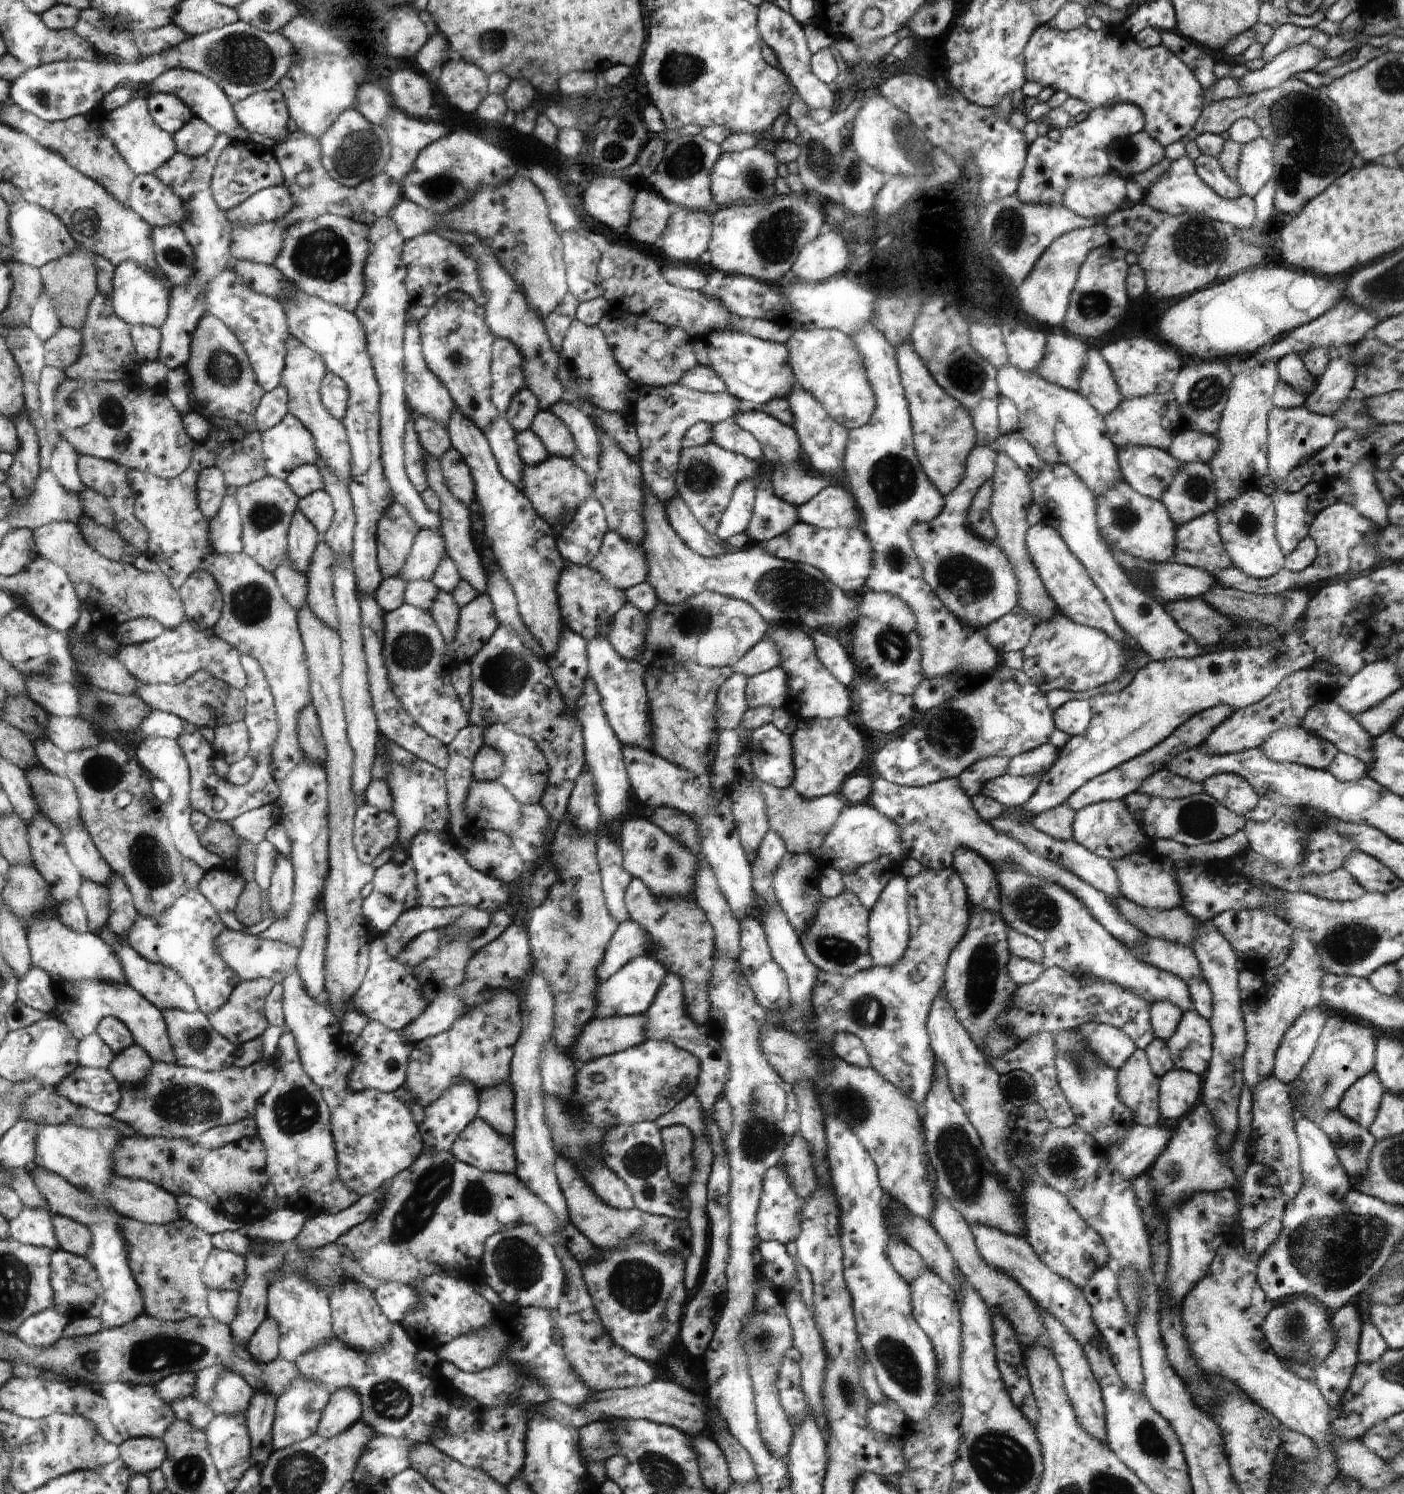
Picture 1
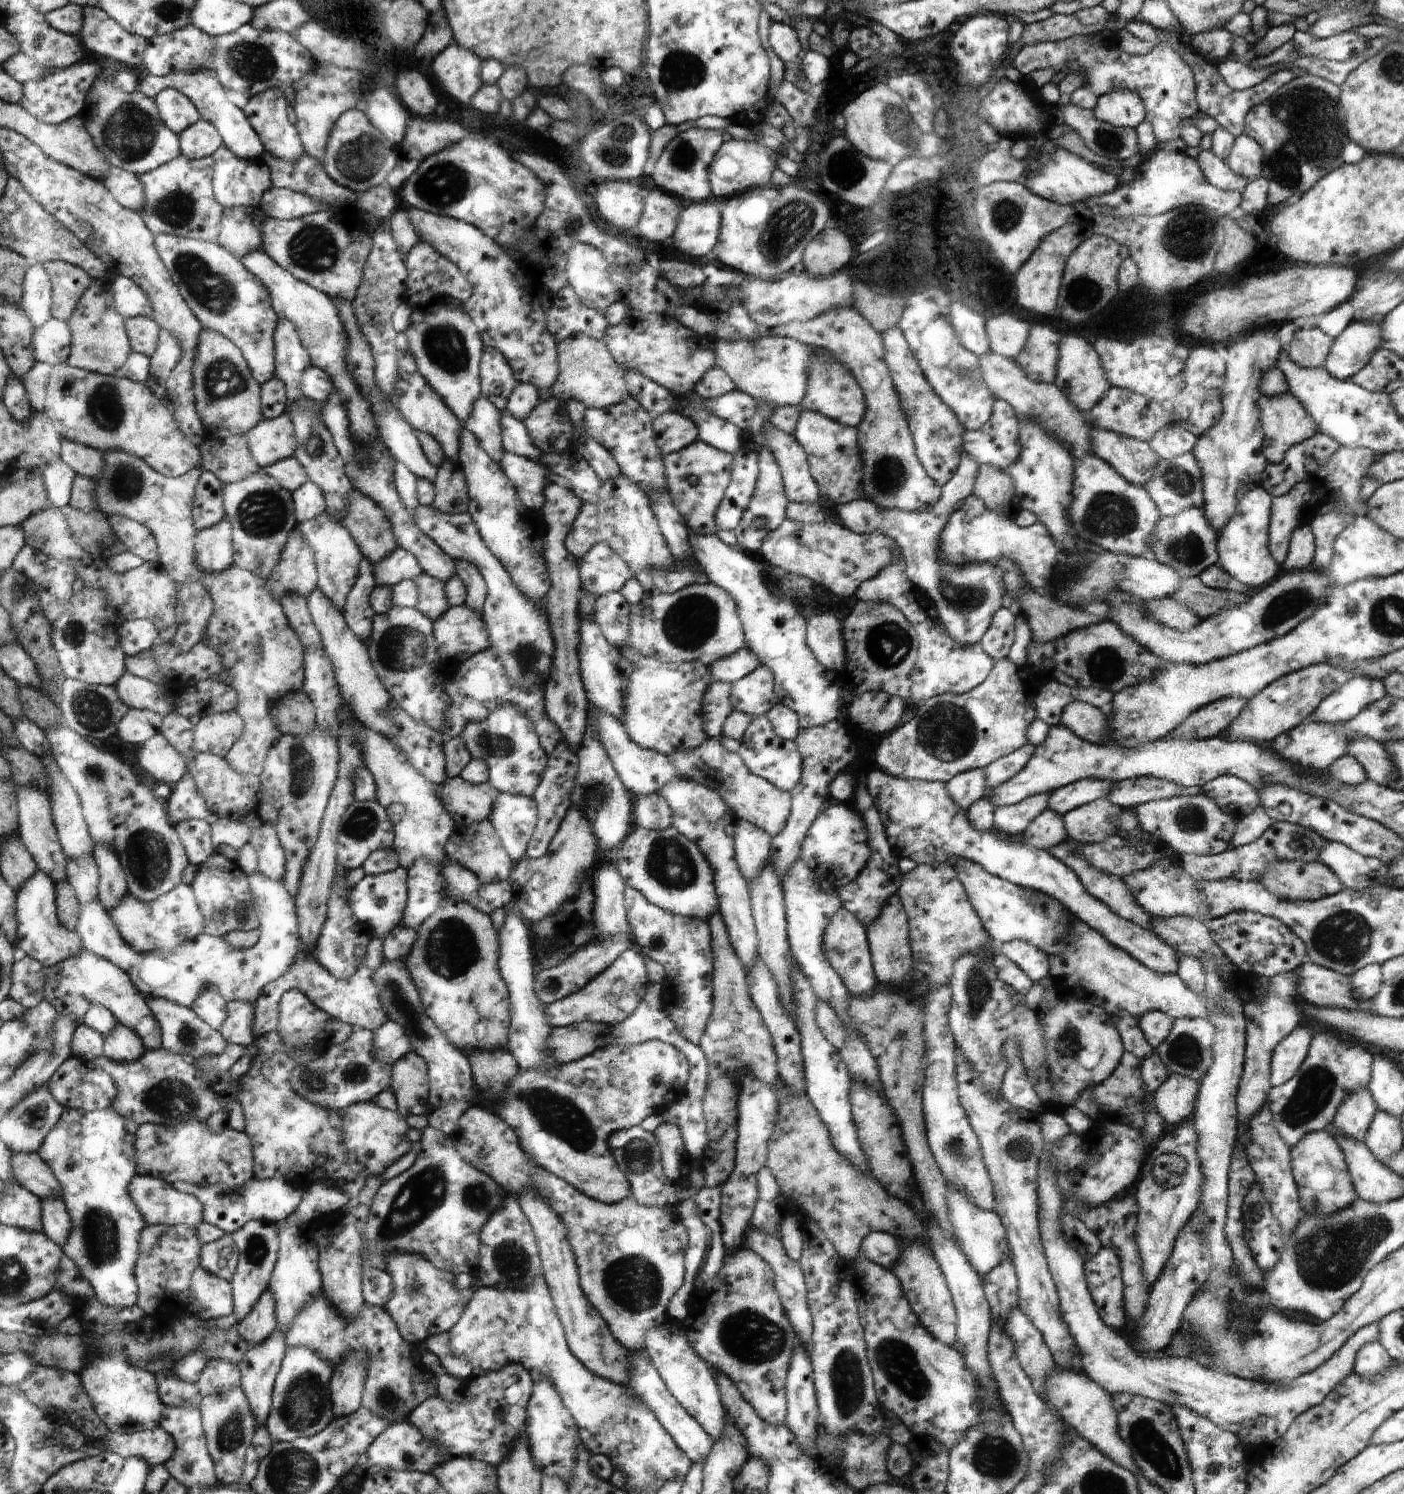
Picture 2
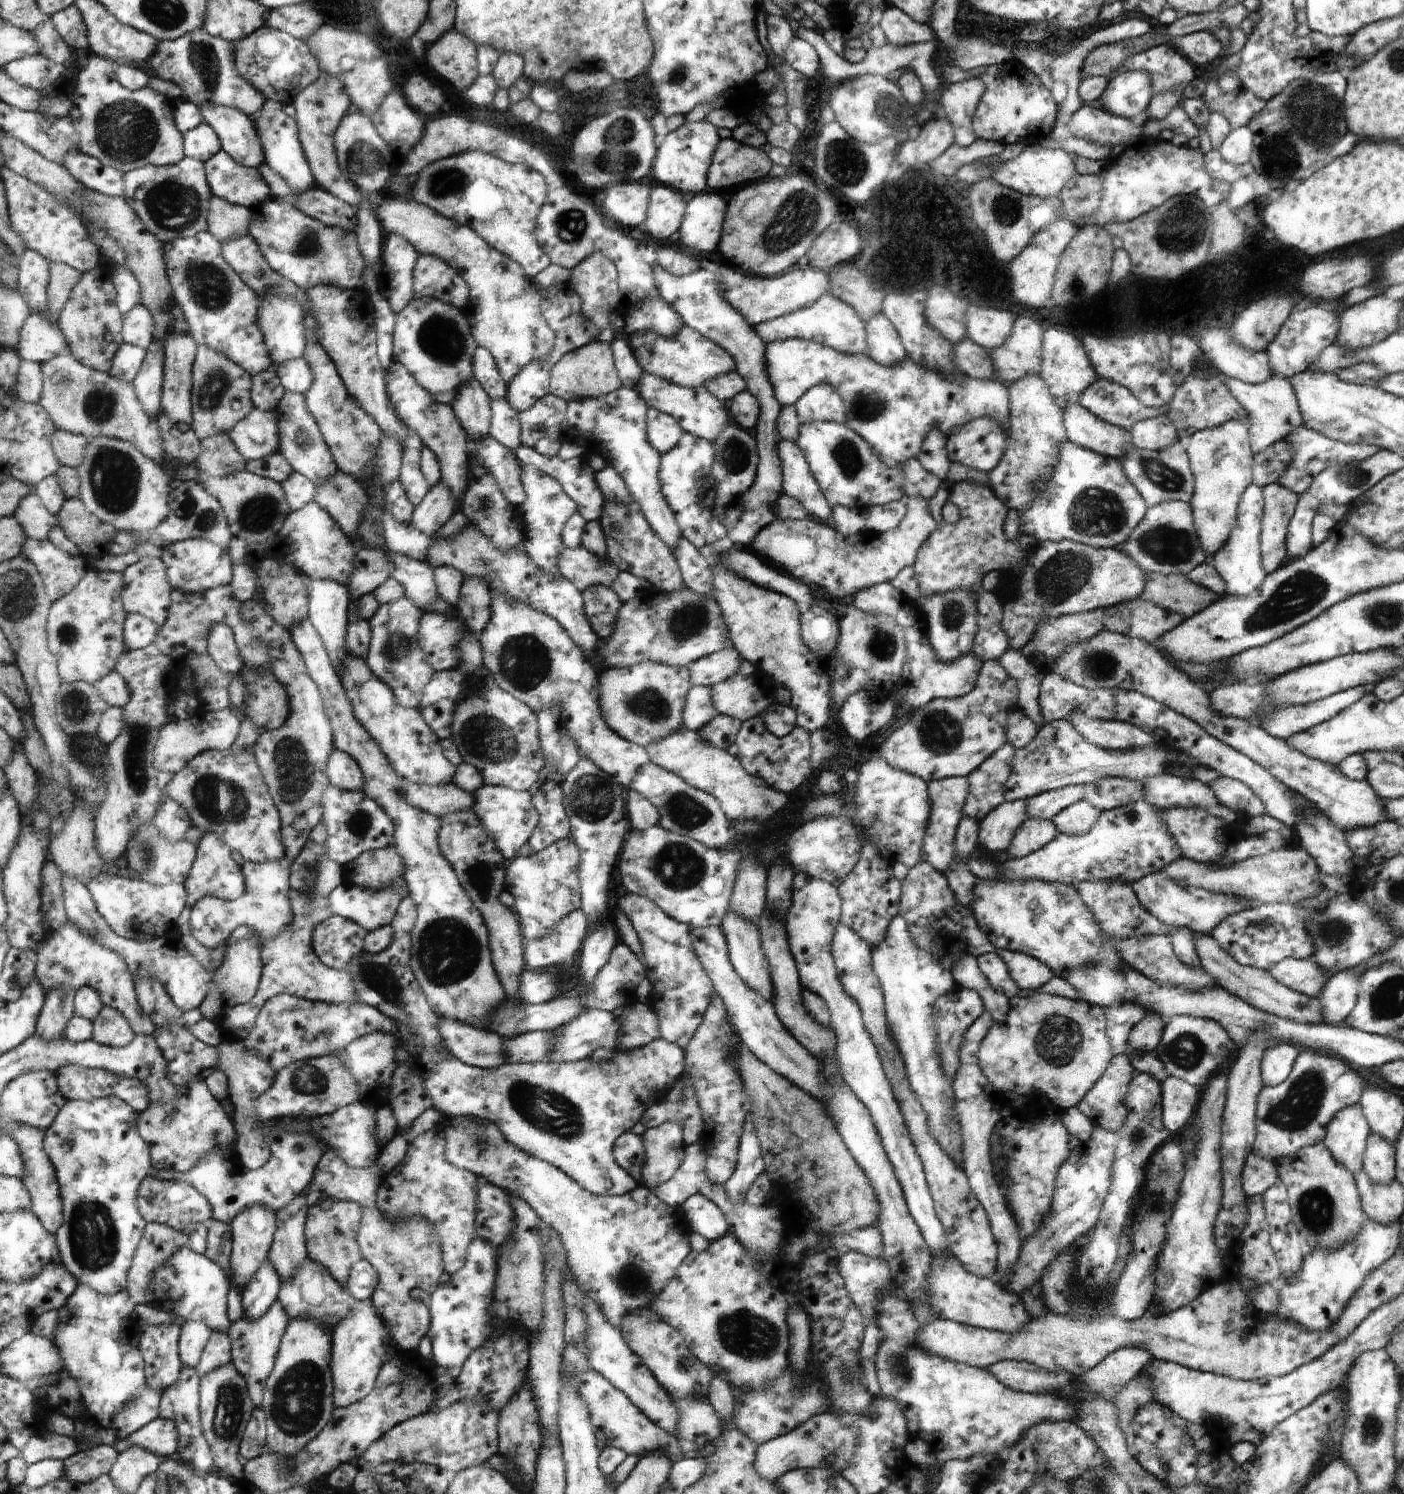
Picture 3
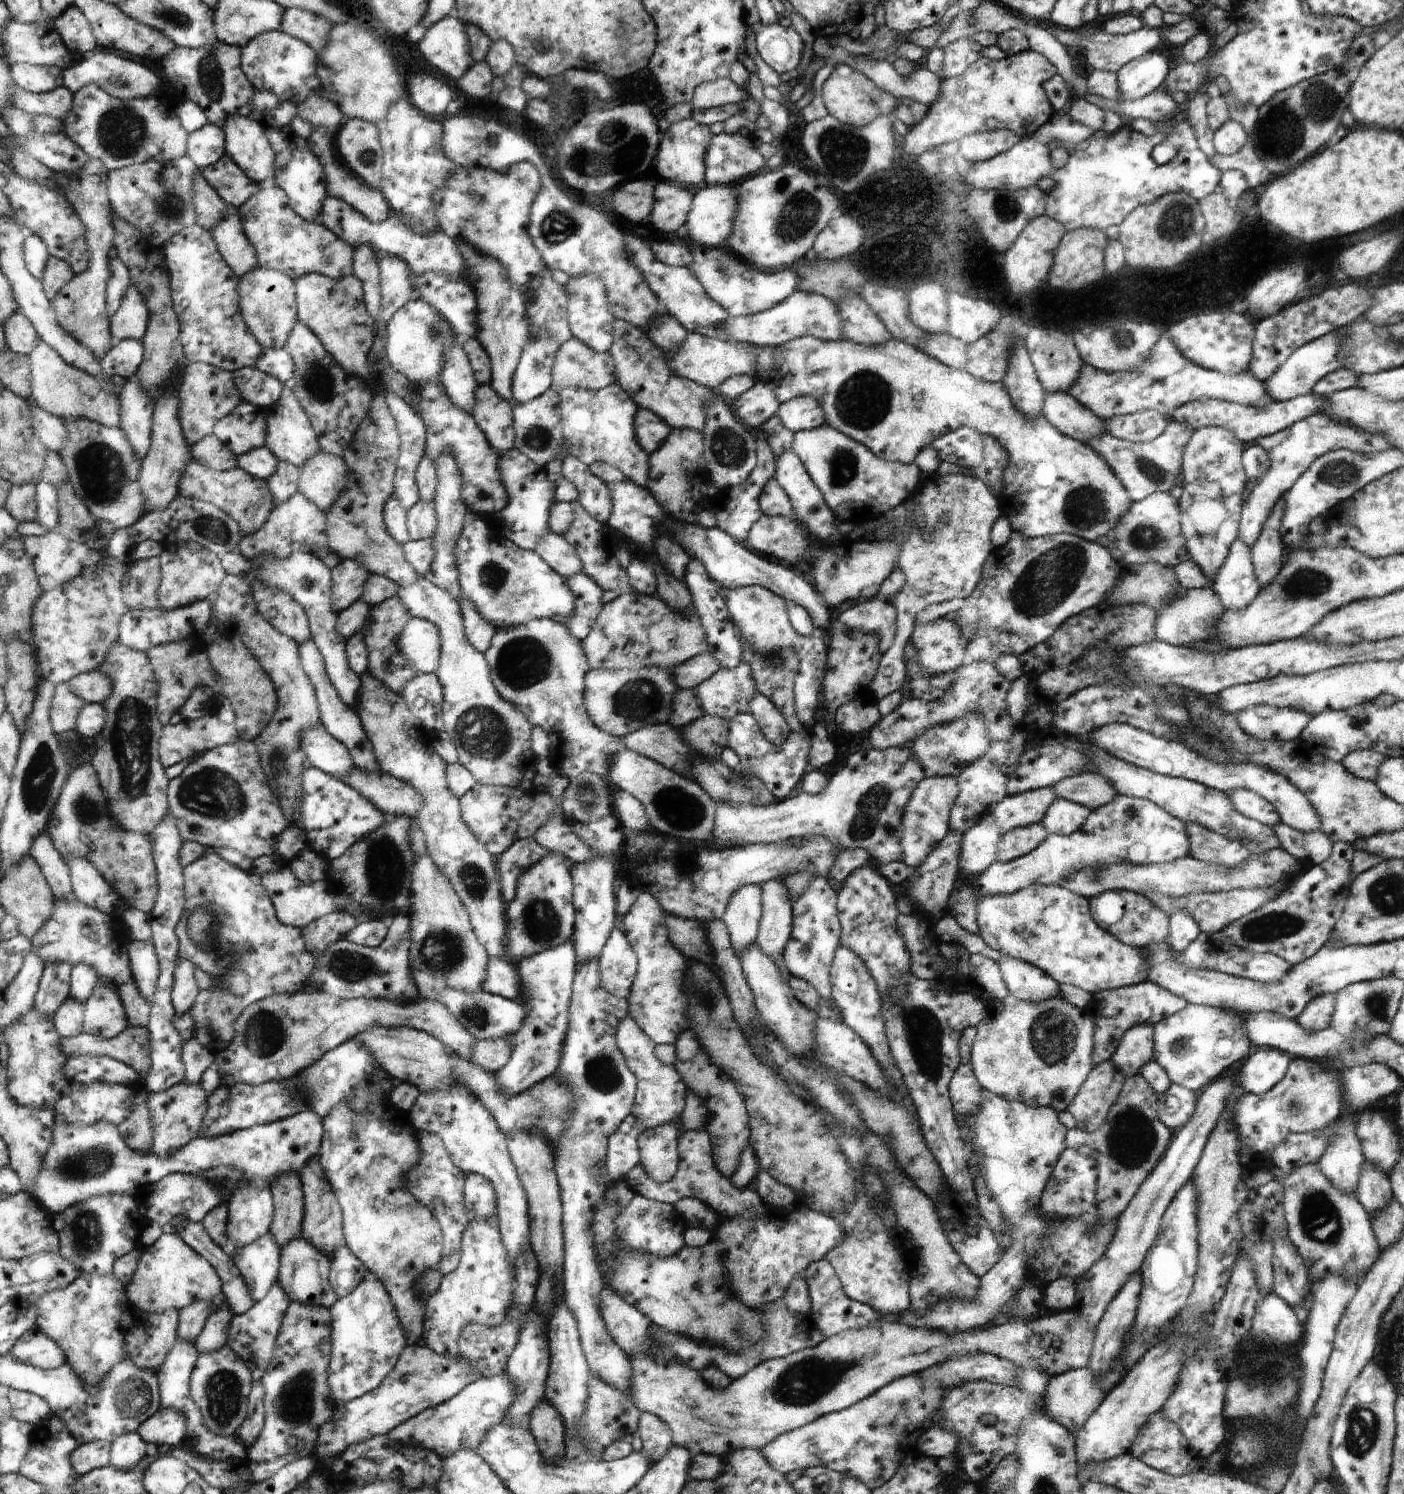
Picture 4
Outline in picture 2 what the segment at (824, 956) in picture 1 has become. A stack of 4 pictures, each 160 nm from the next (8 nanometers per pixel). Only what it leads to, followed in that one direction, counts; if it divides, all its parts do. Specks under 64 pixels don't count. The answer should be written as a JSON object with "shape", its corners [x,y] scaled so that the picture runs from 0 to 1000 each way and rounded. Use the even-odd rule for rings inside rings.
{"shape":[[[601,607],[597,609],[588,622],[587,637],[594,649],[601,656],[605,667],[615,667],[624,661],[625,657],[620,643],[621,636],[618,633],[618,621]]]}

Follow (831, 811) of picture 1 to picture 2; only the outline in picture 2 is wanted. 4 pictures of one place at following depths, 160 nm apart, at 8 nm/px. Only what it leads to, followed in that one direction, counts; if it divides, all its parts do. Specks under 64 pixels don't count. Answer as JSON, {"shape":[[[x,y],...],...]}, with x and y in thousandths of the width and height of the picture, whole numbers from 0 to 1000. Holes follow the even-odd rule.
{"shape":[[[506,493],[498,501],[480,503],[476,507],[479,509],[486,521],[510,529],[528,550],[536,550],[548,560],[556,558],[559,555],[564,544],[564,532],[561,529],[554,529],[541,519],[536,518],[527,505],[517,502],[513,494]]]}

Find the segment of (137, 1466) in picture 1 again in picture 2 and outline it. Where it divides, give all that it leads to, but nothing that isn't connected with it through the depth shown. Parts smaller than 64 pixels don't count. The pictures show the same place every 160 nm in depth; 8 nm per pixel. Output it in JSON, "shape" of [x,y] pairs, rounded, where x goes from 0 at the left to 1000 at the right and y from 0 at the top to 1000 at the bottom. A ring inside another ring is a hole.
{"shape":[[[115,954],[95,960],[80,958],[77,961],[73,962],[71,965],[74,969],[85,973],[88,977],[95,975],[104,976],[109,983],[118,981],[127,971],[126,963]]]}

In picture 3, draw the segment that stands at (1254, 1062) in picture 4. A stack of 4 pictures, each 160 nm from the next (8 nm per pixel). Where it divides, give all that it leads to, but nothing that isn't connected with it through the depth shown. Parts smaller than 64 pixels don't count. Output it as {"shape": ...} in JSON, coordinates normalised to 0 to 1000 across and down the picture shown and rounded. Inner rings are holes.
{"shape":[[[911,697],[902,701],[897,710],[897,722],[900,728],[907,728],[916,723],[926,704],[919,697]]]}

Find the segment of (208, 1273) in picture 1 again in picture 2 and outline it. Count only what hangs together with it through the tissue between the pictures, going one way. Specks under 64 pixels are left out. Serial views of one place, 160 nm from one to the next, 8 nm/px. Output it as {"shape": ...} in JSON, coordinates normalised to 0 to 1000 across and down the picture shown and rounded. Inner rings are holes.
{"shape":[[[161,826],[158,830],[152,833],[145,834],[144,847],[150,850],[151,853],[157,854],[160,857],[165,857],[168,852],[169,845],[171,844],[167,830]]]}

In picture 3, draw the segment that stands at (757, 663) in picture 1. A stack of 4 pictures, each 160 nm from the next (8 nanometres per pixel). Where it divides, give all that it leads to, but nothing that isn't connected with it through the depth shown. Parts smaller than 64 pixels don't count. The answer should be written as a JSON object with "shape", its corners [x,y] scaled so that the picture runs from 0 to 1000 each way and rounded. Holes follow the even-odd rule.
{"shape":[[[520,432],[518,434],[497,440],[489,447],[493,452],[494,459],[509,460],[523,453],[528,448],[528,438]]]}

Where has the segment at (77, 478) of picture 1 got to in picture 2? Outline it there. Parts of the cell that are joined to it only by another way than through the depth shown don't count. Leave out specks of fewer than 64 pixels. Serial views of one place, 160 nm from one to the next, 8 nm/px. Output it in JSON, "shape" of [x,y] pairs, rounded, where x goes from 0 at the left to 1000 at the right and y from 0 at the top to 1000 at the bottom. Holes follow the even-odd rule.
{"shape":[[[41,309],[41,312],[36,312],[34,316],[31,316],[33,319],[33,325],[36,329],[36,335],[38,339],[44,340],[48,339],[51,336],[51,328],[53,328],[53,323],[56,320],[54,315],[47,309]]]}

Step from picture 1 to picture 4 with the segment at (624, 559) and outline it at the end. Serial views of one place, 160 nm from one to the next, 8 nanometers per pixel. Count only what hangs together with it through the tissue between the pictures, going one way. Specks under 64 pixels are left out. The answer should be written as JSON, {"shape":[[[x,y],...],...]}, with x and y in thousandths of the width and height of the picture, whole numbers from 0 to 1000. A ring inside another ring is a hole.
{"shape":[[[390,357],[384,361],[381,368],[391,377],[392,380],[394,380],[402,388],[405,388],[412,384],[417,384],[411,369],[408,367],[408,365],[406,365],[406,363],[400,358]]]}

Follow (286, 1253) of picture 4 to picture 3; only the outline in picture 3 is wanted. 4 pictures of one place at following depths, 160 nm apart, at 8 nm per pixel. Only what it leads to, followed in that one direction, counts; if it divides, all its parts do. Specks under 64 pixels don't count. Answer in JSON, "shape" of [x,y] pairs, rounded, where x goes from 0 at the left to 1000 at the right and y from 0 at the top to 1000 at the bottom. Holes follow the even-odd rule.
{"shape":[[[218,842],[212,849],[212,852],[205,858],[200,858],[198,869],[207,882],[225,882],[226,885],[231,885],[236,889],[241,884],[244,884],[249,878],[249,874],[252,874],[255,871],[237,855],[234,848],[229,847],[222,842]]]}

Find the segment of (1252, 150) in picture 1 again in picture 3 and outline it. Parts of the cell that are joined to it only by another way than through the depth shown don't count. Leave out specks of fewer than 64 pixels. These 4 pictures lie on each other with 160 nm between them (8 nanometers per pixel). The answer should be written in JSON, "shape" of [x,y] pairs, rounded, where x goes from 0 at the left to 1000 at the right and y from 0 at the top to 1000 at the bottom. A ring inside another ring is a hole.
{"shape":[[[888,84],[877,86],[865,102],[868,106],[884,111],[890,108],[893,98],[893,90]]]}

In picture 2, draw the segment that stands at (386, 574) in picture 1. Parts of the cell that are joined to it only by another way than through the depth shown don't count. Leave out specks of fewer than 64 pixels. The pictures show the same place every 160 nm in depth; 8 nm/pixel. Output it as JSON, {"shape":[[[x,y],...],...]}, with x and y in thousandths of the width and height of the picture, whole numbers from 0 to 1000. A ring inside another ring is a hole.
{"shape":[[[251,327],[248,331],[249,341],[244,344],[242,351],[251,359],[260,373],[266,378],[274,376],[283,367],[274,343],[254,327]]]}

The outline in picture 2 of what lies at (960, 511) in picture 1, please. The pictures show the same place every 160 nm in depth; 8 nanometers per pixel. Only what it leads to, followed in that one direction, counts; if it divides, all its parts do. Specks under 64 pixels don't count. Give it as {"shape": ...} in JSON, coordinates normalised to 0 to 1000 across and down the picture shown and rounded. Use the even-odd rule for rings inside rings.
{"shape":[[[685,305],[679,321],[670,325],[670,335],[657,343],[630,340],[618,333],[593,339],[600,351],[605,355],[610,355],[610,357],[626,357],[636,360],[644,371],[645,384],[647,386],[648,390],[664,402],[674,423],[677,424],[677,427],[679,427],[681,431],[685,432],[695,432],[702,426],[707,420],[707,412],[714,406],[714,398],[716,397],[714,387],[709,384],[709,378],[682,379],[670,375],[671,355],[673,355],[674,349],[676,349],[679,341],[682,341],[682,337],[693,331],[697,312],[695,309],[692,309],[692,307]]]}

